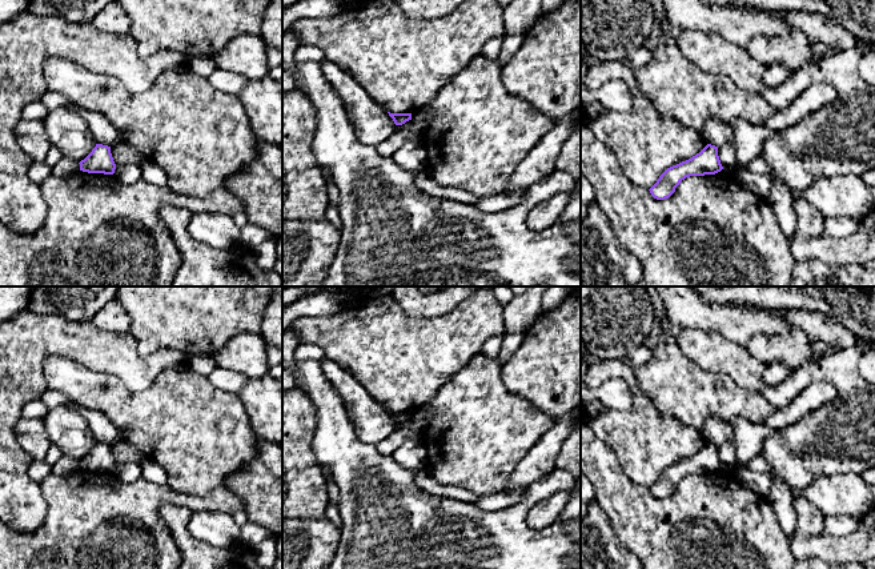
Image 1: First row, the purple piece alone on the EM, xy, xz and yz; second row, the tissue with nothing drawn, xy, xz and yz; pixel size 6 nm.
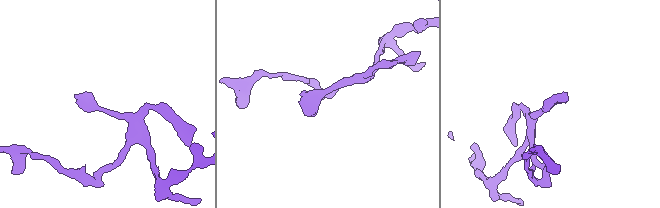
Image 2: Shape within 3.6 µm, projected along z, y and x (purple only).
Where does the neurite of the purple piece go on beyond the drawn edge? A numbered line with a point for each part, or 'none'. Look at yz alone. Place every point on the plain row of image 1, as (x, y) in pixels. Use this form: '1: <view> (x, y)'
none

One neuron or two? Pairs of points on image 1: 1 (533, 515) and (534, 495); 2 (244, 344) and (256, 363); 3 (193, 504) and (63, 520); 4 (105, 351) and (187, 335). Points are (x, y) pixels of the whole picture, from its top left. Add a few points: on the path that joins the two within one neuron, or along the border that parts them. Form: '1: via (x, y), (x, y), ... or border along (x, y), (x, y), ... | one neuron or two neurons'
1: border along (565, 491), (542, 497), (525, 509) | two neurons
2: via (244, 348), (252, 359) | one neuron
3: via (161, 497), (144, 499), (131, 512), (95, 520) | one neuron
4: border along (129, 332), (143, 356), (167, 349) | two neurons

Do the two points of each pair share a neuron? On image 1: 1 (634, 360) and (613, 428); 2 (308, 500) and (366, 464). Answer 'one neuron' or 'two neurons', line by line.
1: two neurons
2: two neurons

